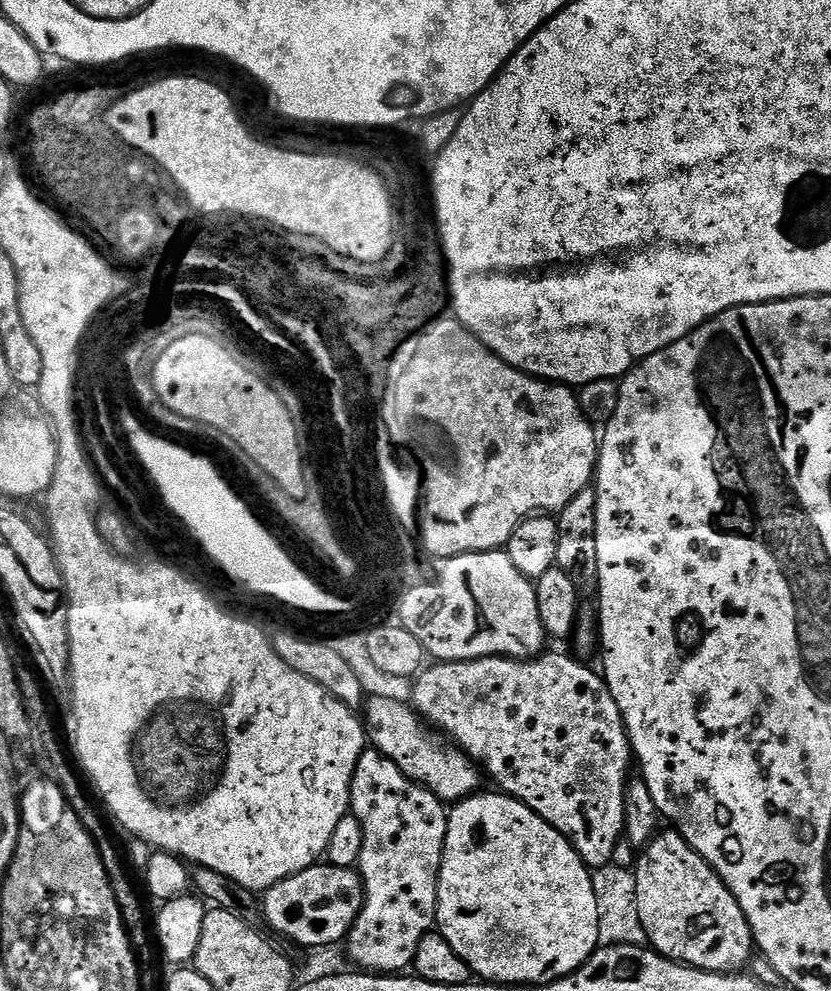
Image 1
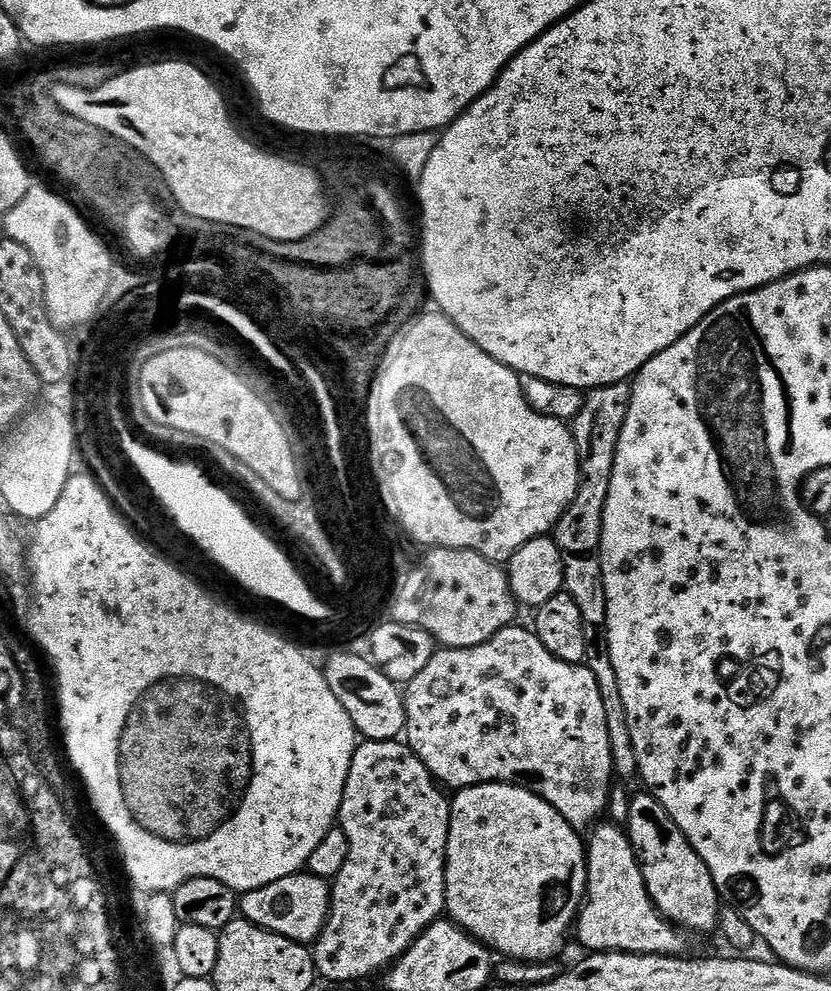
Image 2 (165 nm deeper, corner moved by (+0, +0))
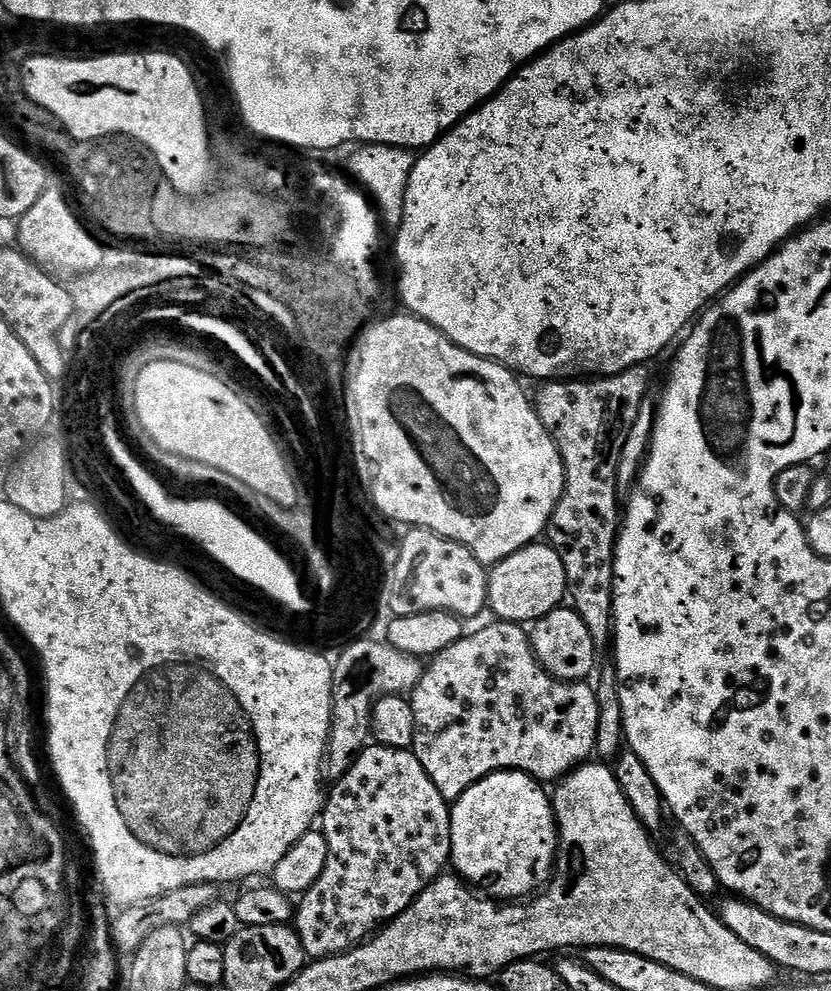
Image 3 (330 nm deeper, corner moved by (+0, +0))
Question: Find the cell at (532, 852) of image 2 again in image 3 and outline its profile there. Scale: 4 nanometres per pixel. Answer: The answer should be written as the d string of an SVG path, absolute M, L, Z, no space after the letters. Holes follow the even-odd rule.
M510 771L491 772L466 789L450 808L450 864L455 875L501 902L520 902L539 893L551 881L560 851L560 829L556 826L556 815L552 812L549 793L544 793L544 788L545 785L532 776Z

